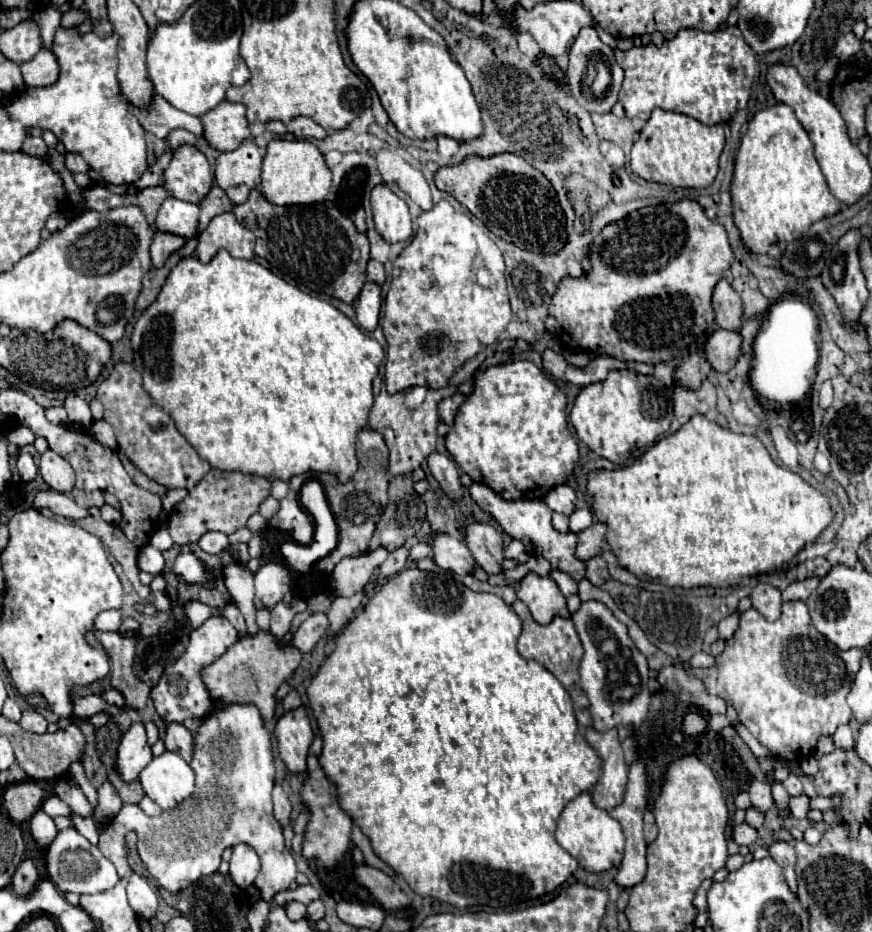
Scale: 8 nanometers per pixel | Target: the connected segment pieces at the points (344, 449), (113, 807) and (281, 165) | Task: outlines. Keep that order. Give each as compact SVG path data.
M221 249L207 265L203 265L197 257L185 257L177 263L177 267L167 277L159 297L149 309L143 311L139 321L135 323L131 335L133 347L133 363L143 375L143 387L151 395L151 399L167 411L181 435L193 445L193 449L205 459L213 469L219 471L245 471L247 475L265 475L265 479L289 481L295 475L317 471L317 473L333 473L341 483L347 483L357 471L355 445L357 435L369 423L369 411L373 405L373 389L371 383L379 373L379 365L383 363L383 347L369 337L365 331L357 329L349 317L337 311L331 303L323 299L315 299L297 287L285 283L281 277L273 275L269 269L259 265L257 261L245 261L231 257L225 249Z
M105 781L99 789L99 805L95 809L95 819L101 823L107 823L113 817L113 813L117 813L121 809L121 805L123 803L121 803L121 797L117 795L115 787L109 781Z
M273 139L267 145L267 153L261 165L259 191L273 205L309 205L327 197L331 187L331 171L323 161L323 155L311 141L287 141Z

